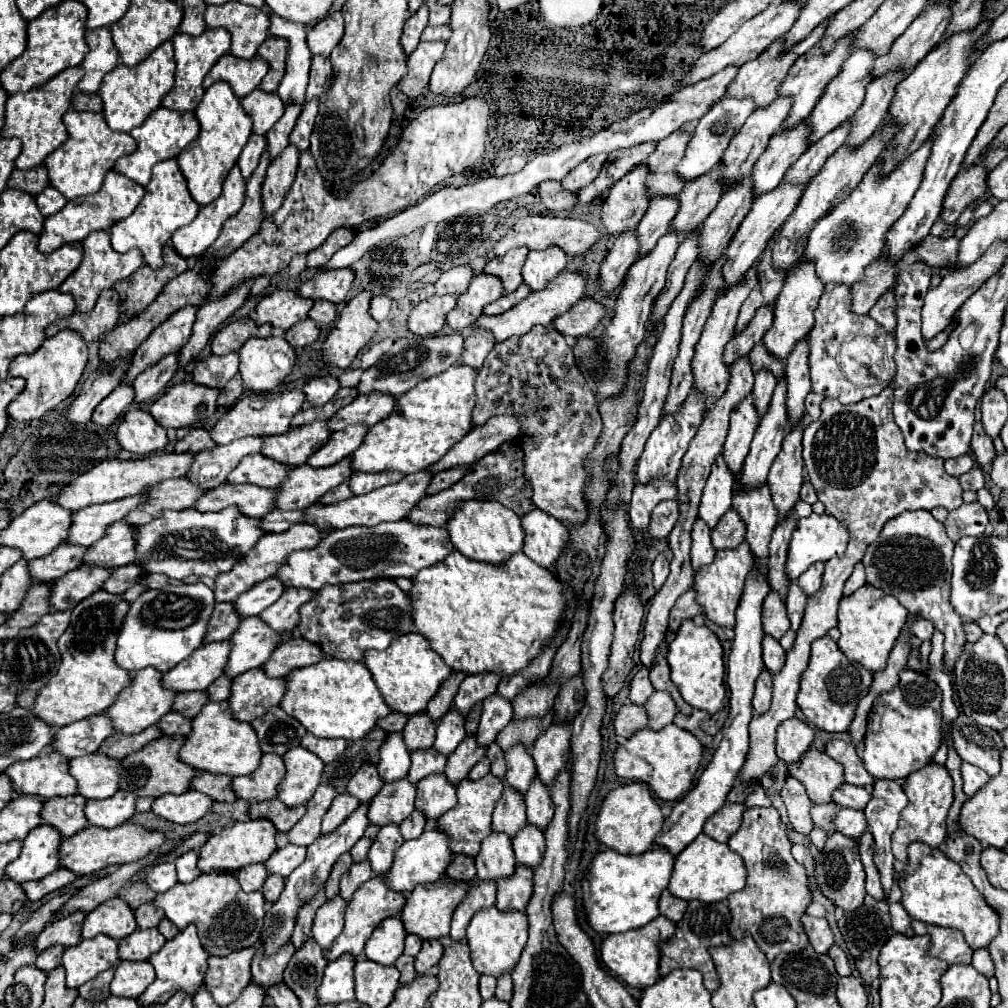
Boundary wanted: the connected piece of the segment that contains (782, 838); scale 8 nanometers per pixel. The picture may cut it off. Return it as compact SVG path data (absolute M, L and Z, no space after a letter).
M749 807L743 813L741 827L727 841L727 845L743 857L747 867L745 887L731 893L727 899L733 917L731 935L741 939L747 929L755 943L767 953L769 961L773 961L779 953L793 953L809 943L799 919L811 903L811 891L807 887L805 867L793 859L787 833L779 827L779 823L775 807Z

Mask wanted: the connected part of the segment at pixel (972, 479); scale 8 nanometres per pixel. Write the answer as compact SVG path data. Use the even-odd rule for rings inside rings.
M974 467L971 471L959 476L964 491L978 491L985 486L985 477L981 469Z

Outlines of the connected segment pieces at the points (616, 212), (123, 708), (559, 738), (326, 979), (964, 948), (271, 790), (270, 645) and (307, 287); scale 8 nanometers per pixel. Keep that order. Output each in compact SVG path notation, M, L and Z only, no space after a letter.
M637 167L633 173L627 173L609 189L609 195L601 209L601 221L607 229L609 237L619 237L621 233L633 231L645 209L649 207L649 195L645 189L647 169Z
M141 669L131 675L131 685L125 687L117 695L117 699L105 709L105 715L111 719L115 733L123 735L141 733L141 729L155 725L165 713L171 711L175 693L169 693L169 689L161 689L161 675L163 673L157 673L155 669Z
M551 723L531 747L531 757L537 765L537 775L553 785L557 773L569 761L569 743L571 743L571 725L569 723Z
M339 957L327 963L327 971L317 987L319 1005L339 1005L353 999L353 957Z
M921 921L911 923L915 935L929 935L931 937L931 949L929 955L947 961L949 965L961 963L969 965L973 949L963 941L959 929L951 927L933 927L933 925L921 925Z
M263 755L259 767L243 777L233 777L231 789L245 801L267 801L277 793L277 785L285 775L285 763L279 755Z
M259 617L241 619L233 637L229 637L231 653L225 665L227 677L237 677L249 669L261 667L277 643L291 639L291 633L273 633Z
M349 267L329 269L329 271L317 273L317 275L309 277L307 281L303 281L303 285L299 287L299 295L309 297L313 301L325 299L331 303L343 303L347 299L353 279L355 279L355 275Z

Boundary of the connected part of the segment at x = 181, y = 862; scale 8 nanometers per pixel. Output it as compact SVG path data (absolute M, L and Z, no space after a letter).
M187 851L179 855L175 859L175 867L177 867L177 879L181 883L189 883L201 875L201 871L197 869L197 851Z

